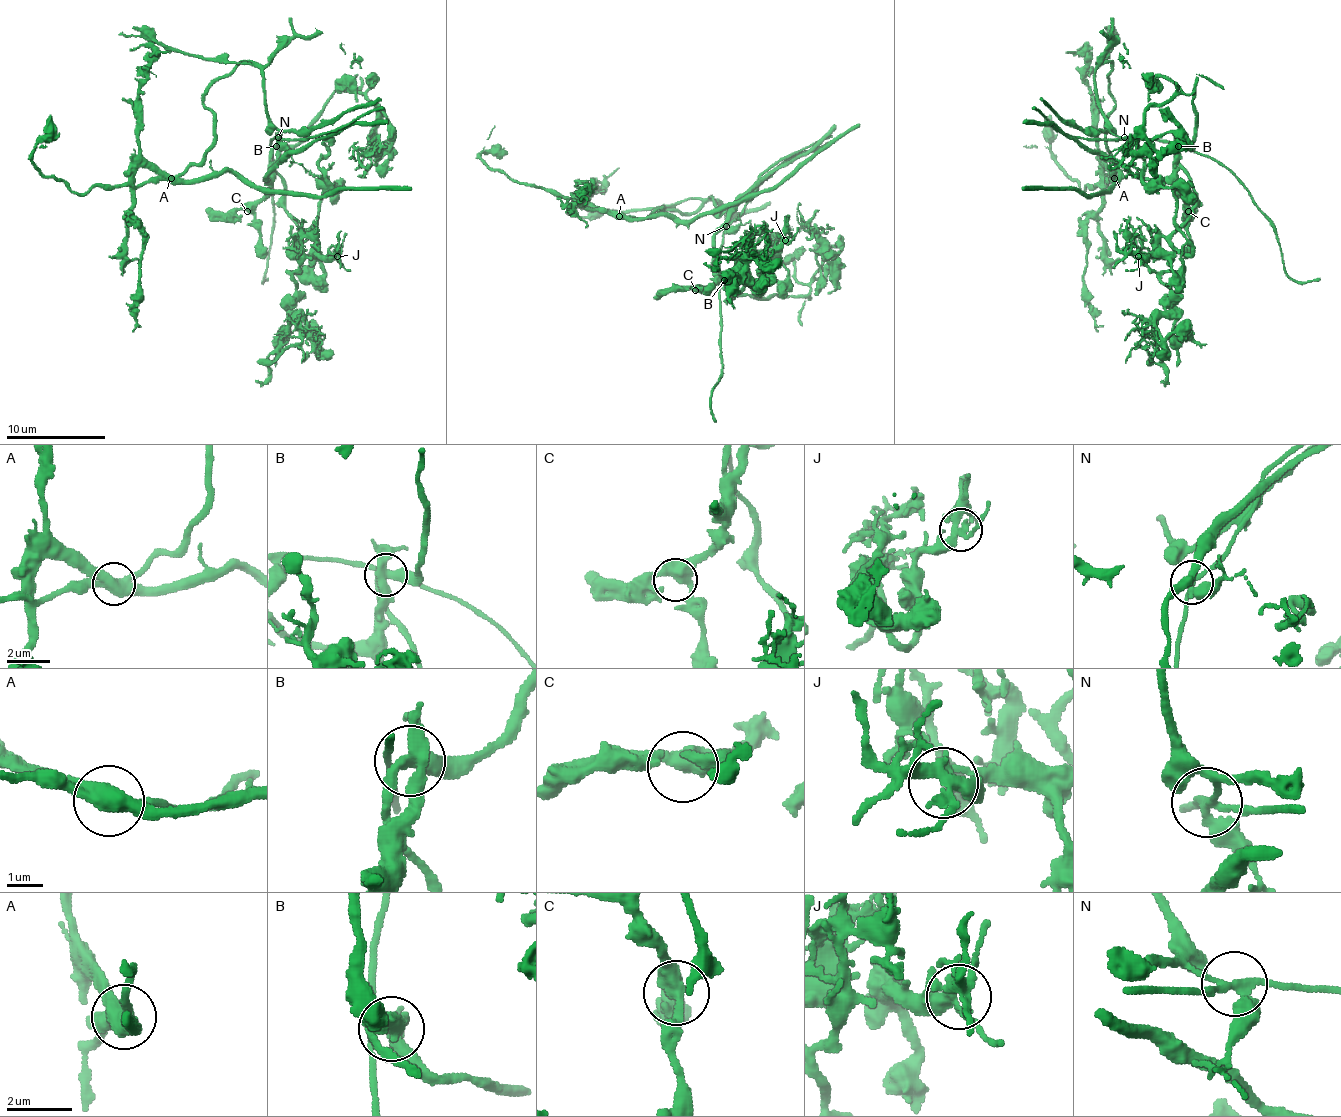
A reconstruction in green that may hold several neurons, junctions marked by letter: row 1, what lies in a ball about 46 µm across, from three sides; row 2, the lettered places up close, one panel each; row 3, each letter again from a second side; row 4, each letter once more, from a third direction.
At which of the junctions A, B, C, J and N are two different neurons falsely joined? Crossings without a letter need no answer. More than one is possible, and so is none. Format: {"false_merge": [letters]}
{"false_merge": ["A", "B", "N"]}

